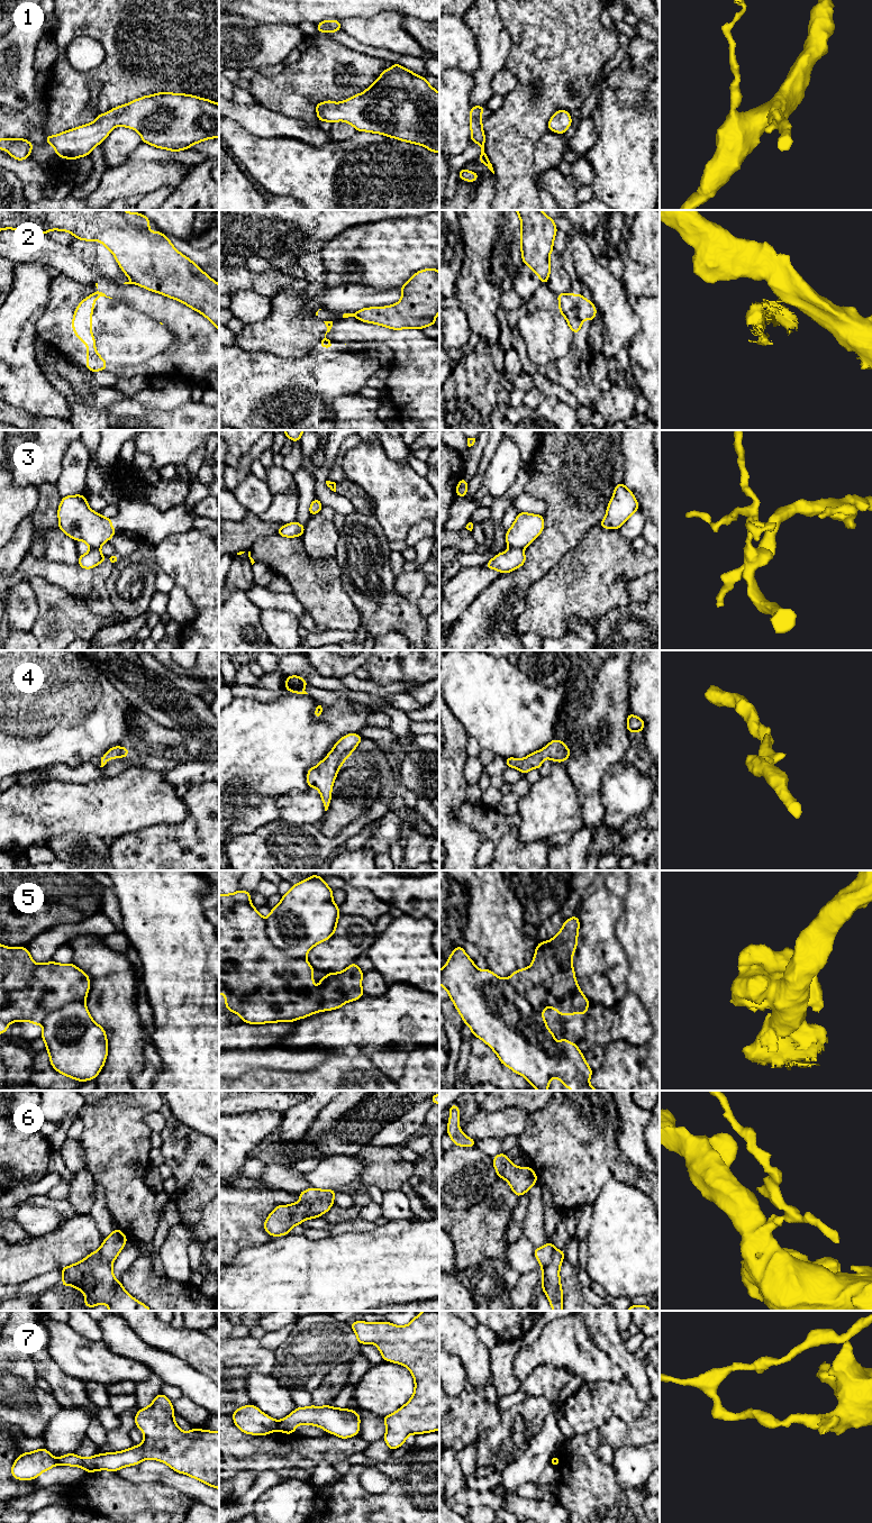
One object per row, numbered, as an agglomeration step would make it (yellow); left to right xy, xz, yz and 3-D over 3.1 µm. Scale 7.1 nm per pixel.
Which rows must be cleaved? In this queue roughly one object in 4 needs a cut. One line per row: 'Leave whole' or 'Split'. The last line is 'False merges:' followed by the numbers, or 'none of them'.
1: Leave whole
2: Split
3: Split
4: Leave whole
5: Leave whole
6: Split
7: Split
False merges: 2, 3, 6, 7

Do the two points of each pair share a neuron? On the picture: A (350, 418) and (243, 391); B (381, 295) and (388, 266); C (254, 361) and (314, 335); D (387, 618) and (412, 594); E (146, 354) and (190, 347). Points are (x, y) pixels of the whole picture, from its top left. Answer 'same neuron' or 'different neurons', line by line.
A: different neurons
B: different neurons
C: different neurons
D: different neurons
E: different neurons

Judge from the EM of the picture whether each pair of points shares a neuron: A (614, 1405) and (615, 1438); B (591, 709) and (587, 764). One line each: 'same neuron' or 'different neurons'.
A: different neurons
B: same neuron

